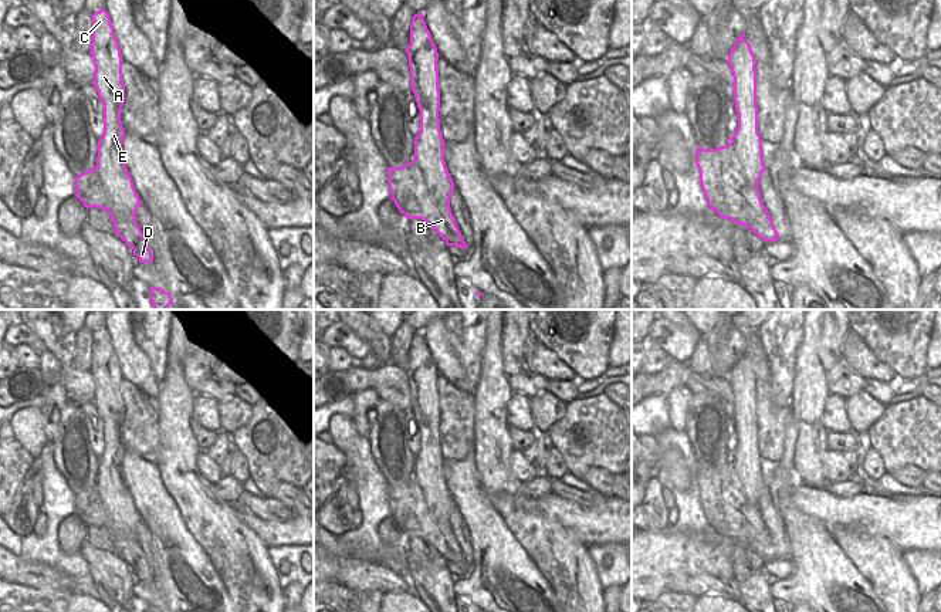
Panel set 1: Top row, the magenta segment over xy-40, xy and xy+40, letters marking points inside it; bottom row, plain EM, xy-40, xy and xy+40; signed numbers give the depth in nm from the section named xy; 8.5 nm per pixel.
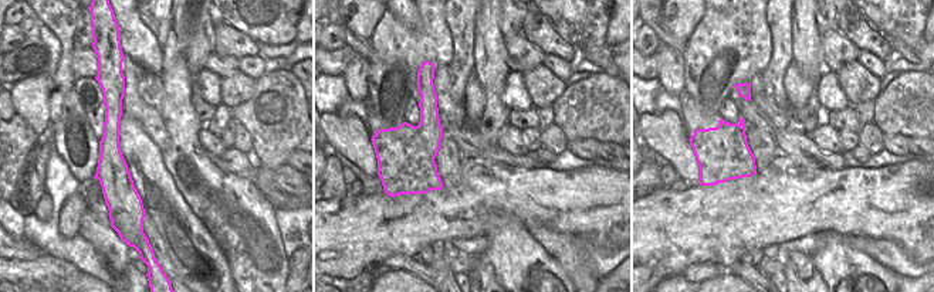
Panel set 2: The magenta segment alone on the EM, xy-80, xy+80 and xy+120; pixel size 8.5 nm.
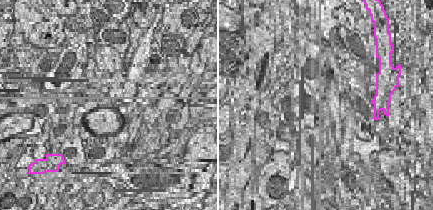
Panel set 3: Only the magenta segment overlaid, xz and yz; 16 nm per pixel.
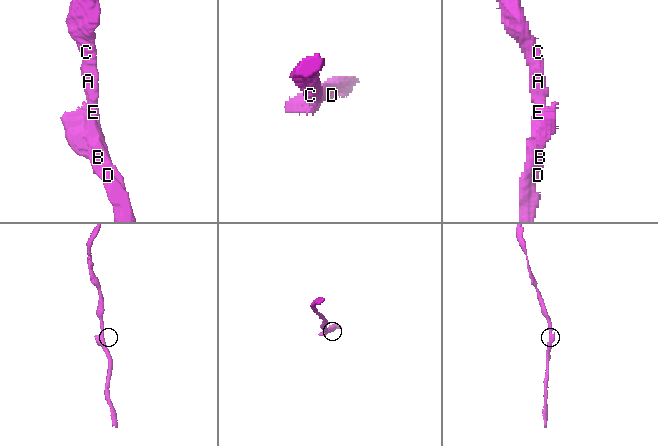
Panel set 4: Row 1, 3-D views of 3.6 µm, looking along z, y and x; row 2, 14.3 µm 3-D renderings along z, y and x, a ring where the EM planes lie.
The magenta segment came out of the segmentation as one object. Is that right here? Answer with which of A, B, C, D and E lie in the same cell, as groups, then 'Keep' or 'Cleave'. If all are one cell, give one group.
Groups: A C D E / B. Cleave.

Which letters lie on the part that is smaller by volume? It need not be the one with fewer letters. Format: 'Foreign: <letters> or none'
Foreign: B

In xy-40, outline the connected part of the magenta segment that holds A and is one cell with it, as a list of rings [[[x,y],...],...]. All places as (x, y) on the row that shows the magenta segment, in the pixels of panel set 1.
[[[105,9],[92,14],[89,54],[95,65],[94,87],[104,104],[104,135],[98,141],[95,169],[109,196],[109,202],[136,214],[142,202],[121,153],[125,136],[121,122],[121,111],[125,102],[125,85],[122,82],[123,60],[119,43],[114,34],[111,17]]]

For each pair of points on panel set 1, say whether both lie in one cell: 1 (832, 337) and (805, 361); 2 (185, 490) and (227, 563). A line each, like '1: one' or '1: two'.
1: two
2: one

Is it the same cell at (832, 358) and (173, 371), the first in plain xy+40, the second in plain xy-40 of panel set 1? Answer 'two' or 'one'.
two

